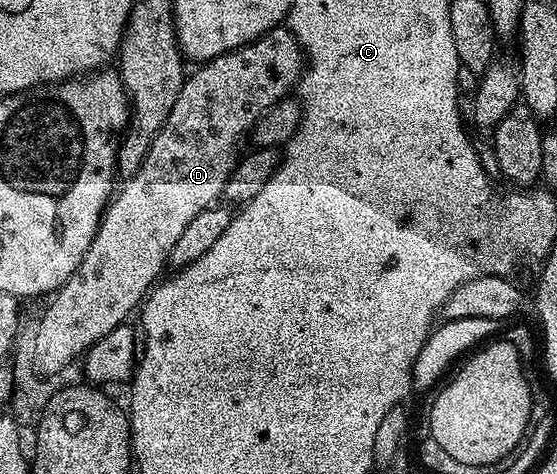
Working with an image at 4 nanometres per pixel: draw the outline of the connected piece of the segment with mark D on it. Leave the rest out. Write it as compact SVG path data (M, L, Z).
M280 24L248 46L217 56L184 77L181 92L177 92L177 100L173 104L173 112L169 112L169 120L165 120L157 132L141 168L137 168L135 175L122 183L120 190L118 187L103 212L87 255L73 276L69 276L67 283L60 286L48 301L52 302L48 304L35 330L35 347L31 350L35 357L34 369L40 375L61 373L75 357L78 359L86 355L94 342L128 321L131 309L135 305L136 309L156 285L163 265L168 265L173 244L177 244L181 232L189 228L193 216L220 201L225 184L241 158L239 141L252 133L255 122L270 106L296 89L304 65L305 55L299 48L298 40L286 25Z

